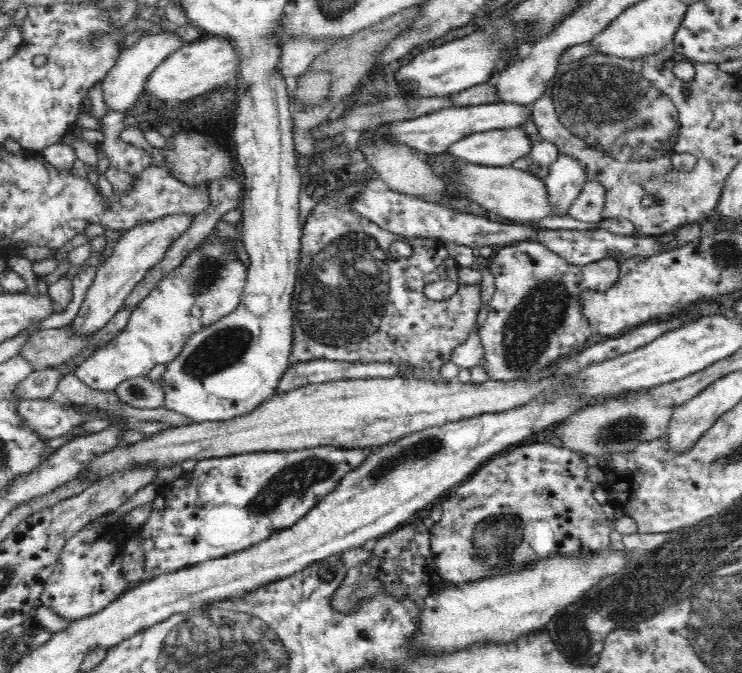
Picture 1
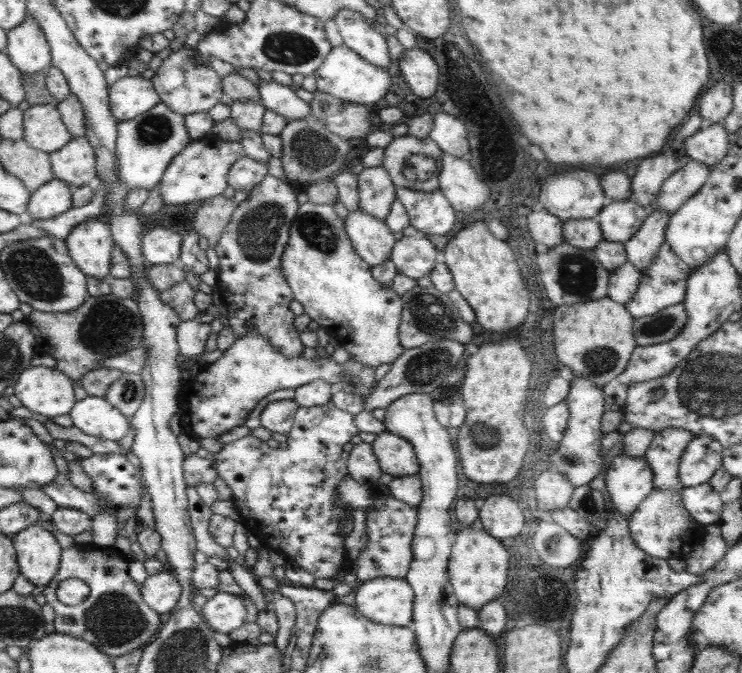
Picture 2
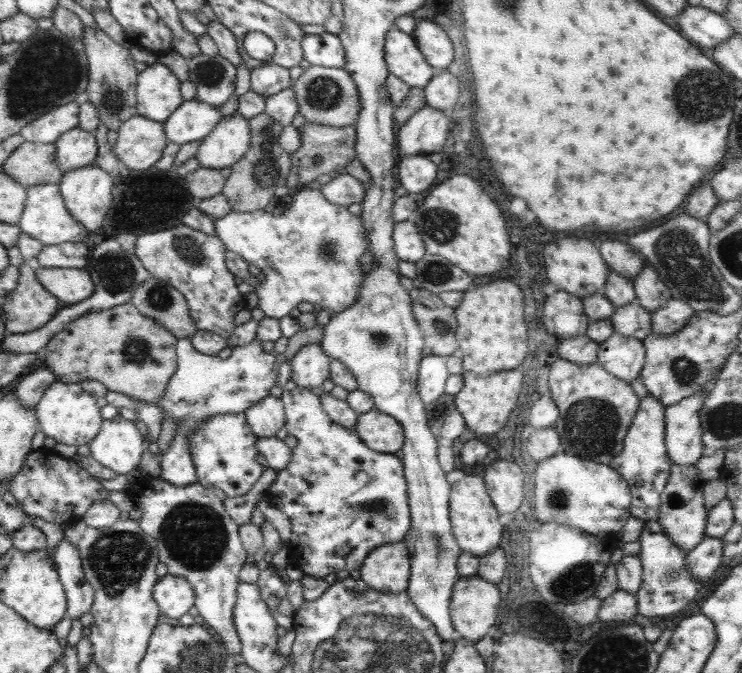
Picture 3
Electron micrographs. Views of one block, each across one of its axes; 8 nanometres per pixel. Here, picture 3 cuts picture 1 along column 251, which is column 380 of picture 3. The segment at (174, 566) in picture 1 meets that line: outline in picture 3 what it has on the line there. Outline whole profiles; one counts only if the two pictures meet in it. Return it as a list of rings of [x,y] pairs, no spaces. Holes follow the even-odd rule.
[[[296,387],[294,390],[284,390],[280,396],[280,400],[284,403],[287,434],[297,438],[298,444],[296,447],[290,448],[292,449],[292,460],[290,460],[290,464],[288,464],[284,470],[276,471],[276,479],[267,486],[266,495],[271,504],[284,512],[292,524],[292,536],[290,537],[290,541],[286,542],[286,547],[290,552],[292,566],[303,571],[303,574],[324,579],[328,574],[334,574],[338,570],[358,570],[362,566],[364,559],[374,548],[378,548],[378,546],[384,546],[384,544],[394,542],[403,542],[404,537],[408,534],[411,527],[411,515],[409,510],[407,482],[406,478],[404,478],[402,460],[394,454],[376,452],[368,448],[368,445],[364,444],[363,440],[360,440],[360,436],[356,434],[354,427],[344,428],[344,426],[340,426],[340,424],[336,424],[333,420],[330,420],[330,417],[322,408],[320,397],[313,394],[310,389]]]

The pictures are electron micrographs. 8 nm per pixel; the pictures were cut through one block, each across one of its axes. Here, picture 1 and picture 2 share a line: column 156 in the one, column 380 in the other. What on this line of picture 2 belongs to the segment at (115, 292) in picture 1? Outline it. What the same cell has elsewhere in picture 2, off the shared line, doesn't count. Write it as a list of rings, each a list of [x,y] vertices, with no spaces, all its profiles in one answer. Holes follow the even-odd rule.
[[[362,209],[349,211],[345,219],[345,232],[350,240],[356,254],[364,260],[371,268],[388,262],[391,258],[394,244],[397,242],[388,225],[384,220],[377,219],[375,216],[370,216]]]

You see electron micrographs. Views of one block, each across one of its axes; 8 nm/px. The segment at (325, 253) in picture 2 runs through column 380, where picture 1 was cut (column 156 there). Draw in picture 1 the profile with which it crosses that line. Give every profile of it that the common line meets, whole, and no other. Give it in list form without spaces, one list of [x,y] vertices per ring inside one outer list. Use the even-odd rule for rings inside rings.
[[[219,221],[213,234],[137,305],[126,328],[86,357],[73,376],[96,391],[114,391],[124,380],[148,376],[156,364],[170,364],[178,358],[192,334],[232,314],[244,294],[248,269],[238,259],[234,248],[226,245],[229,240],[243,243],[235,224]]]

